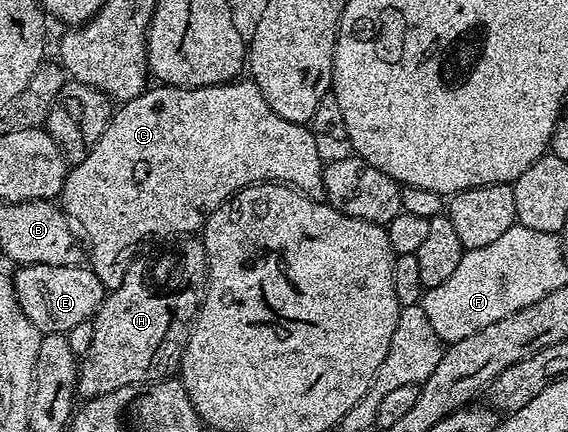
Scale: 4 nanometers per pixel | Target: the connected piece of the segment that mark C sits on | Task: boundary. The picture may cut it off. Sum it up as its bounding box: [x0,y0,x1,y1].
[61,78,325,290]

